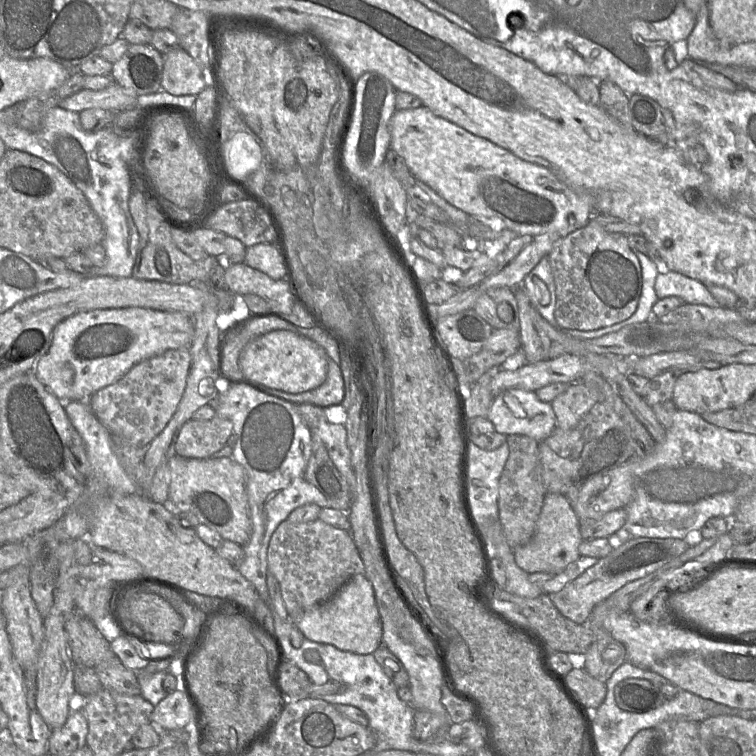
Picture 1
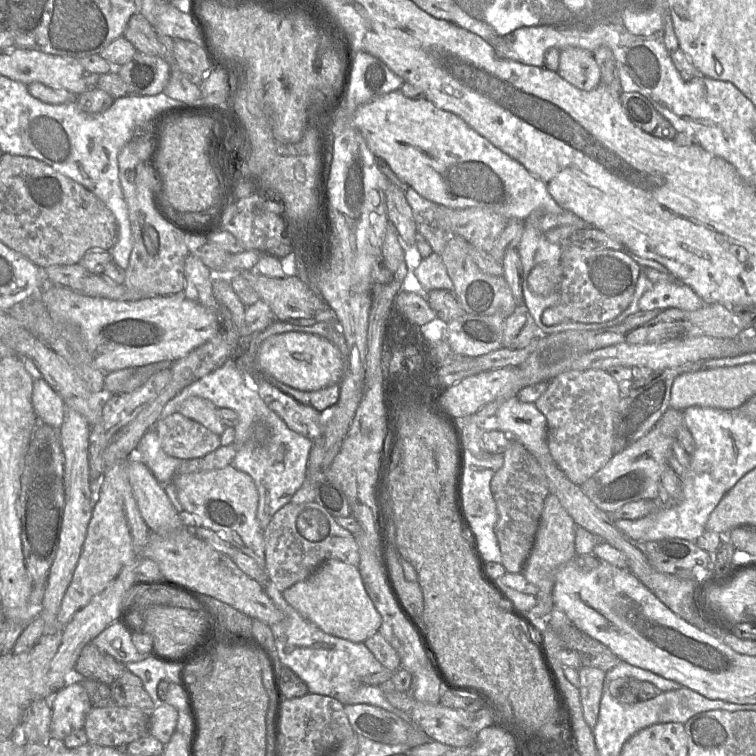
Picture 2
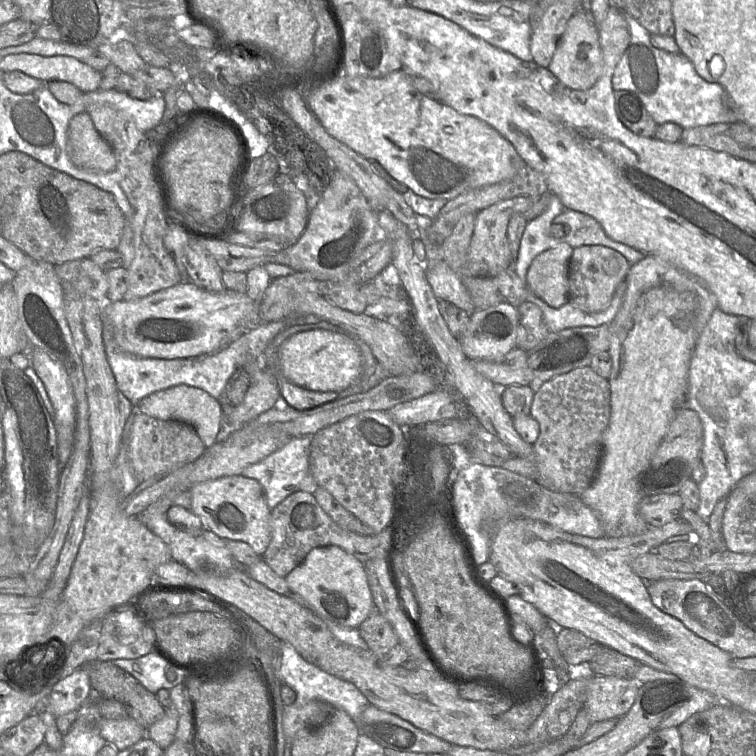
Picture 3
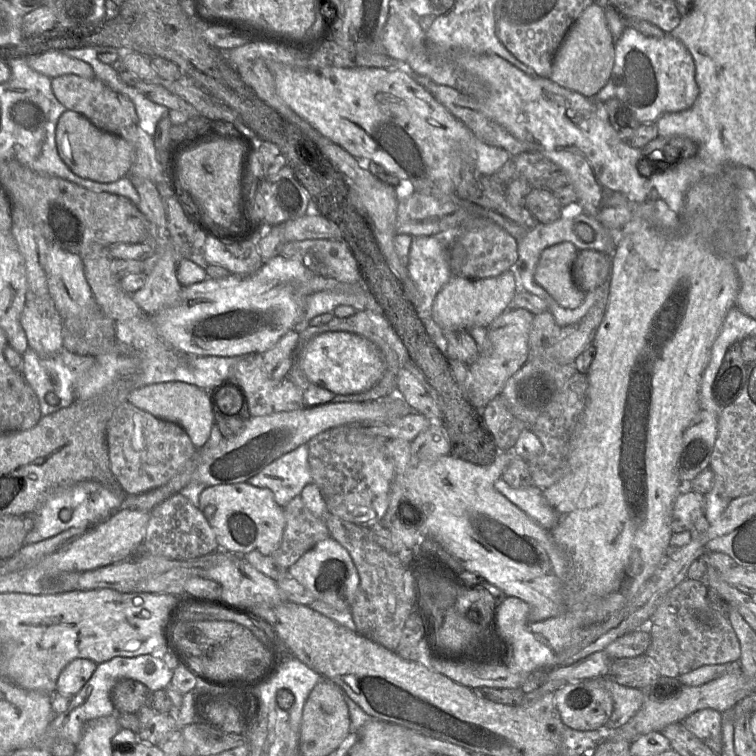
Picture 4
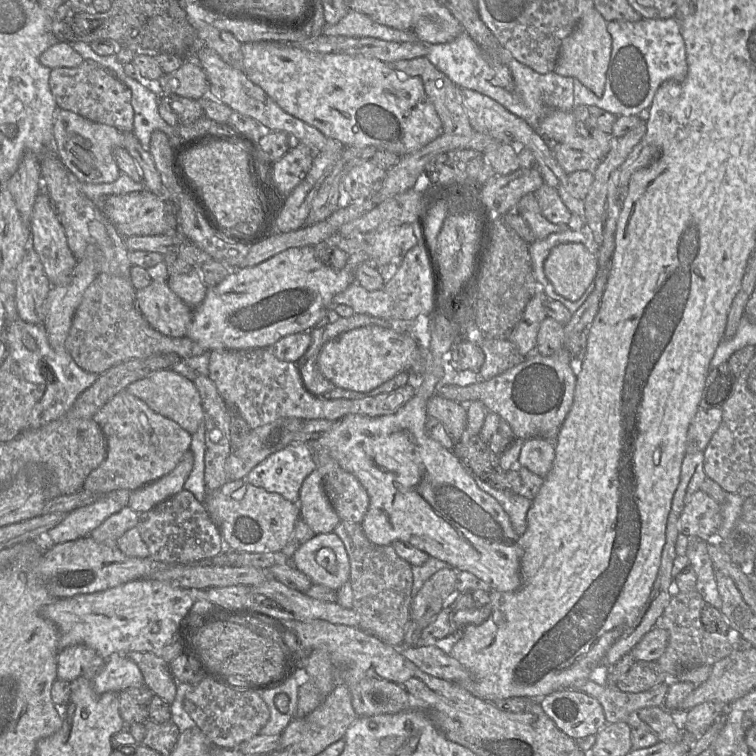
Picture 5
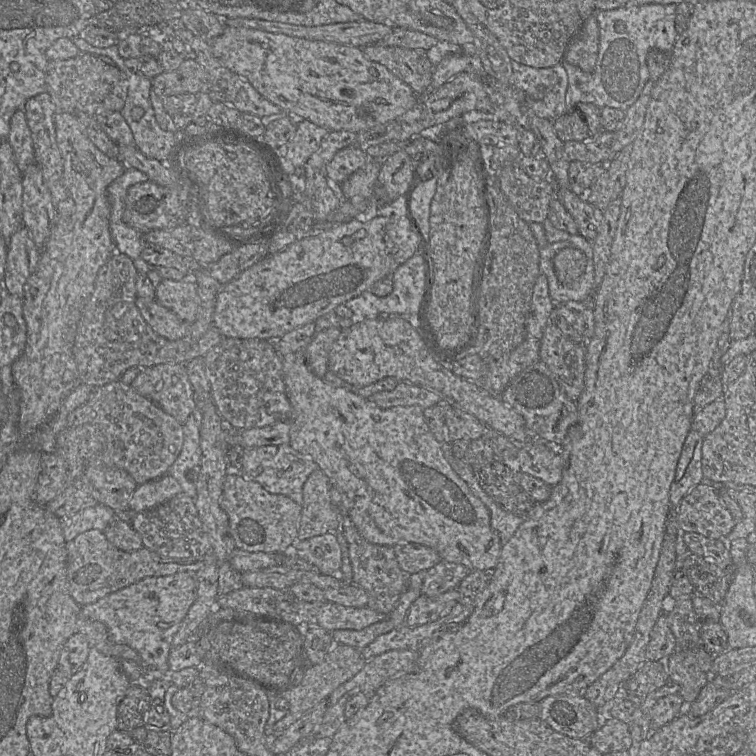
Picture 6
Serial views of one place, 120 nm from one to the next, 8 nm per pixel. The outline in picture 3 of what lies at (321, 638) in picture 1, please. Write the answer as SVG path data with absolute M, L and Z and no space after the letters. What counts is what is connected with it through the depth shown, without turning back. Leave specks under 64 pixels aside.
M338 546L312 549L285 579L290 591L304 598L324 622L358 628L375 610L364 564Z

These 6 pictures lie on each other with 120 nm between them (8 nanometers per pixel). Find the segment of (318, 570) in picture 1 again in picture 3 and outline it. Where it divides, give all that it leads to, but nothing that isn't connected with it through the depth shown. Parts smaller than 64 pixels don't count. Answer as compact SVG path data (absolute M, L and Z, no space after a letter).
M298 490L271 510L271 541L262 558L277 575L285 578L314 548L338 546L364 564L373 558L385 558L389 542L389 526L373 536L344 530L321 508L312 494Z

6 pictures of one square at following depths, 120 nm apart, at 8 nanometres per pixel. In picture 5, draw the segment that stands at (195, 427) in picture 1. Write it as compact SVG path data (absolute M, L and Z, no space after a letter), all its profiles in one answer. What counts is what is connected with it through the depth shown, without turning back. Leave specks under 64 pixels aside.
M127 390L116 394L93 417L107 444L105 460L83 483L83 489L96 494L126 489L134 491L171 472L189 450L192 434L175 421L153 411Z

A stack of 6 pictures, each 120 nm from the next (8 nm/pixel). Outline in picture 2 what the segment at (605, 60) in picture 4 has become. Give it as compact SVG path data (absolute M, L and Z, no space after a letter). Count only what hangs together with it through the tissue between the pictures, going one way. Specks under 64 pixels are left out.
M568 47L560 51L557 73L572 86L591 91L600 83L600 68L594 54L581 48Z

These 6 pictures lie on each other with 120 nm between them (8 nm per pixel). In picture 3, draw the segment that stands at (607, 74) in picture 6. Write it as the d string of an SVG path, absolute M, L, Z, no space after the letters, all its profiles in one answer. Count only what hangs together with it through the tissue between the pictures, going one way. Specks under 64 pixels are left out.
M630 15L624 16L629 27L630 41L613 73L614 91L627 90L637 95L659 125L671 122L687 129L737 122L721 85L701 78L692 62L682 53L673 54L656 48L651 42L650 32Z

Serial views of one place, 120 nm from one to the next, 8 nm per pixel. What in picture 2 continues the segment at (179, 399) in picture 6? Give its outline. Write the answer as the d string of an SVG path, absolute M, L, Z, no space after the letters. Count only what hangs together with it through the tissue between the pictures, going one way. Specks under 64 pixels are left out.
M192 396L181 404L178 413L202 424L211 432L221 436L226 427L220 420L219 409L206 398Z

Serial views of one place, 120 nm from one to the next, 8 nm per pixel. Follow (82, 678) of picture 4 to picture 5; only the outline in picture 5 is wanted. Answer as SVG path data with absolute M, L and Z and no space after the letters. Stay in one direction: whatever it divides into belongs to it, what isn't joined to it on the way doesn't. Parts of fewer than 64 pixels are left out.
M86 645L68 646L57 657L57 679L75 681L91 664L103 659L96 650Z

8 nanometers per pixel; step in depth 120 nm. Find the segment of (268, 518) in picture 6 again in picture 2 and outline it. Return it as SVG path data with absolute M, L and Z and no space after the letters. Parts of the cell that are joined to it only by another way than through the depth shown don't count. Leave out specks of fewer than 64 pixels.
M228 465L221 469L184 473L173 480L183 510L196 515L201 525L235 544L266 569L264 532L257 518L259 493L254 480L245 472Z

